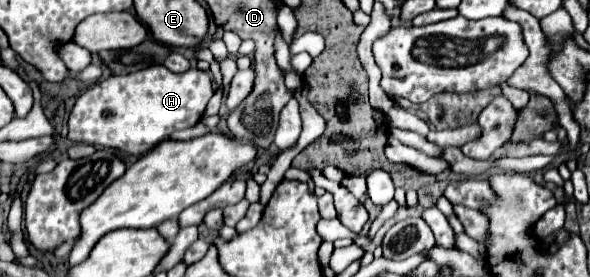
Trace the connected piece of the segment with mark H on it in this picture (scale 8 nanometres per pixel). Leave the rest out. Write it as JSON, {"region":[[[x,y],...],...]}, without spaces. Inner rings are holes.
{"region":[[[155,64],[133,74],[109,76],[77,98],[69,116],[67,138],[71,142],[99,144],[123,150],[131,156],[143,156],[175,130],[195,126],[201,120],[211,96],[211,76],[199,68],[175,74],[161,64]]]}

